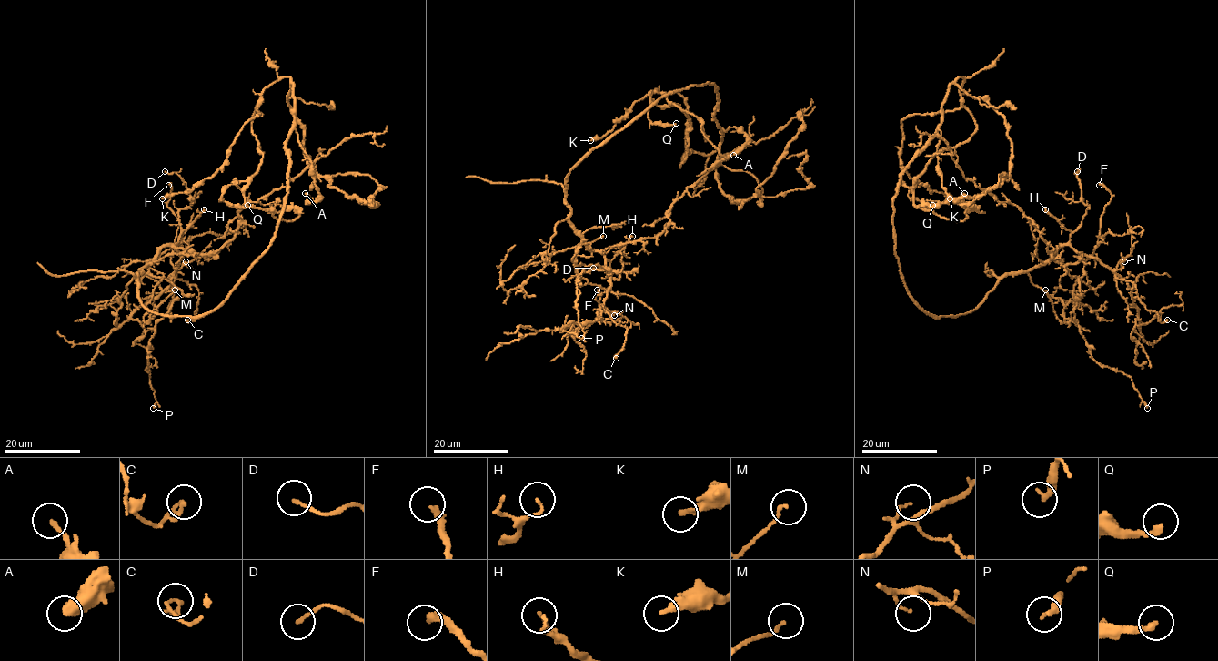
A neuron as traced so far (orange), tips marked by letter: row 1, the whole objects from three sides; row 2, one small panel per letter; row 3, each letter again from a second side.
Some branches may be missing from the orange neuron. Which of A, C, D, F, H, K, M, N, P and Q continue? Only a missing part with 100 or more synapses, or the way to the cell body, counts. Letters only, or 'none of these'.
none of these

